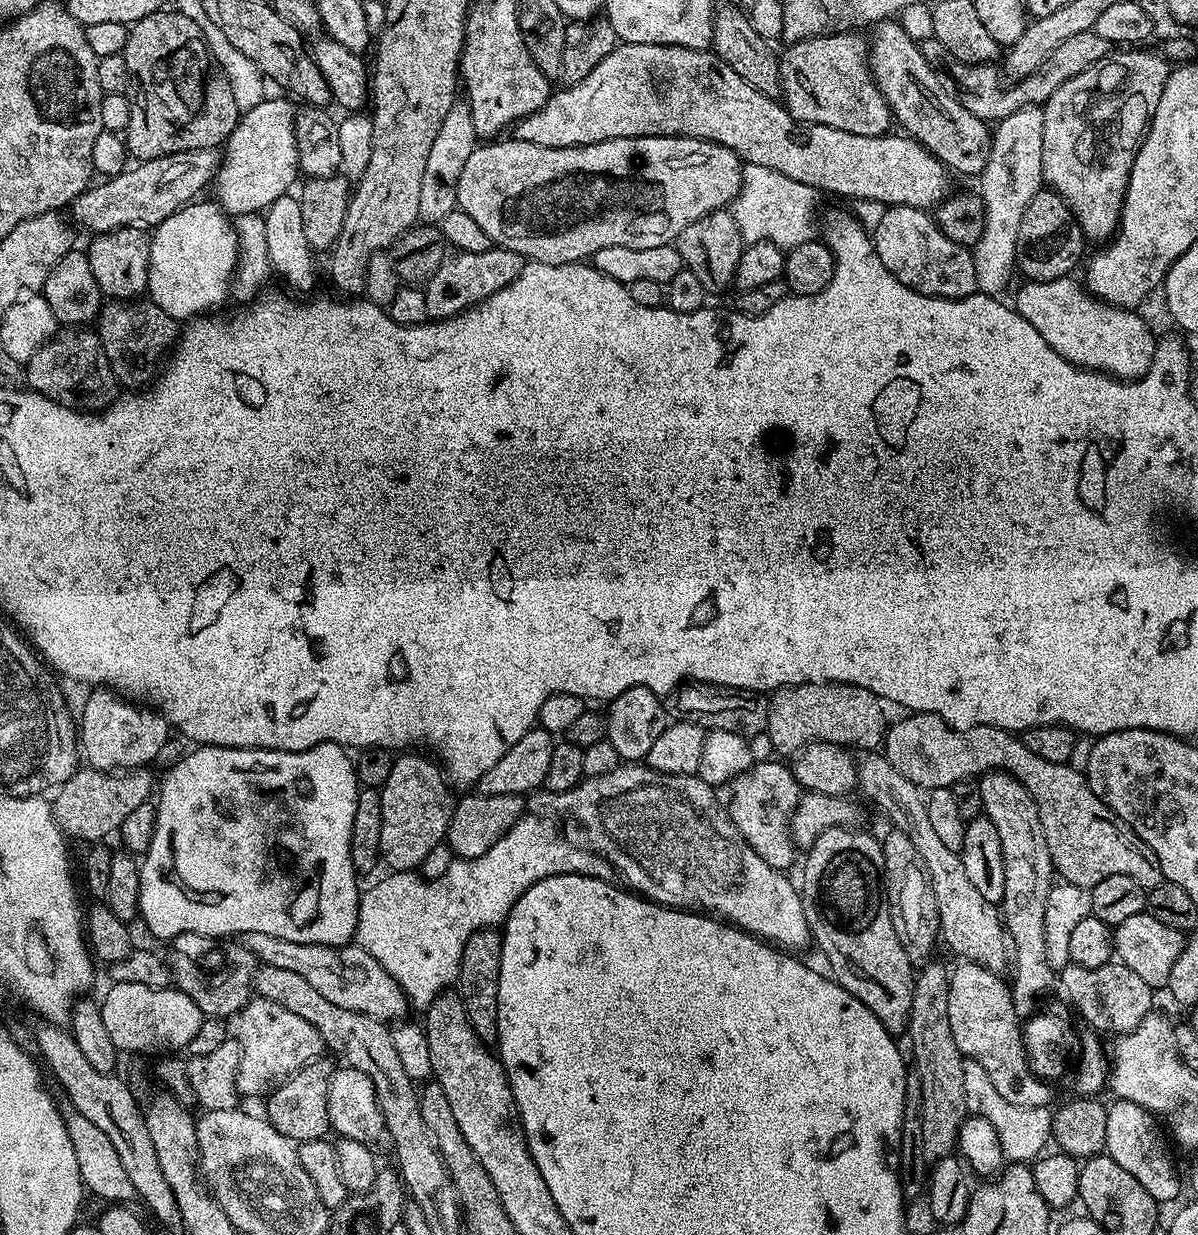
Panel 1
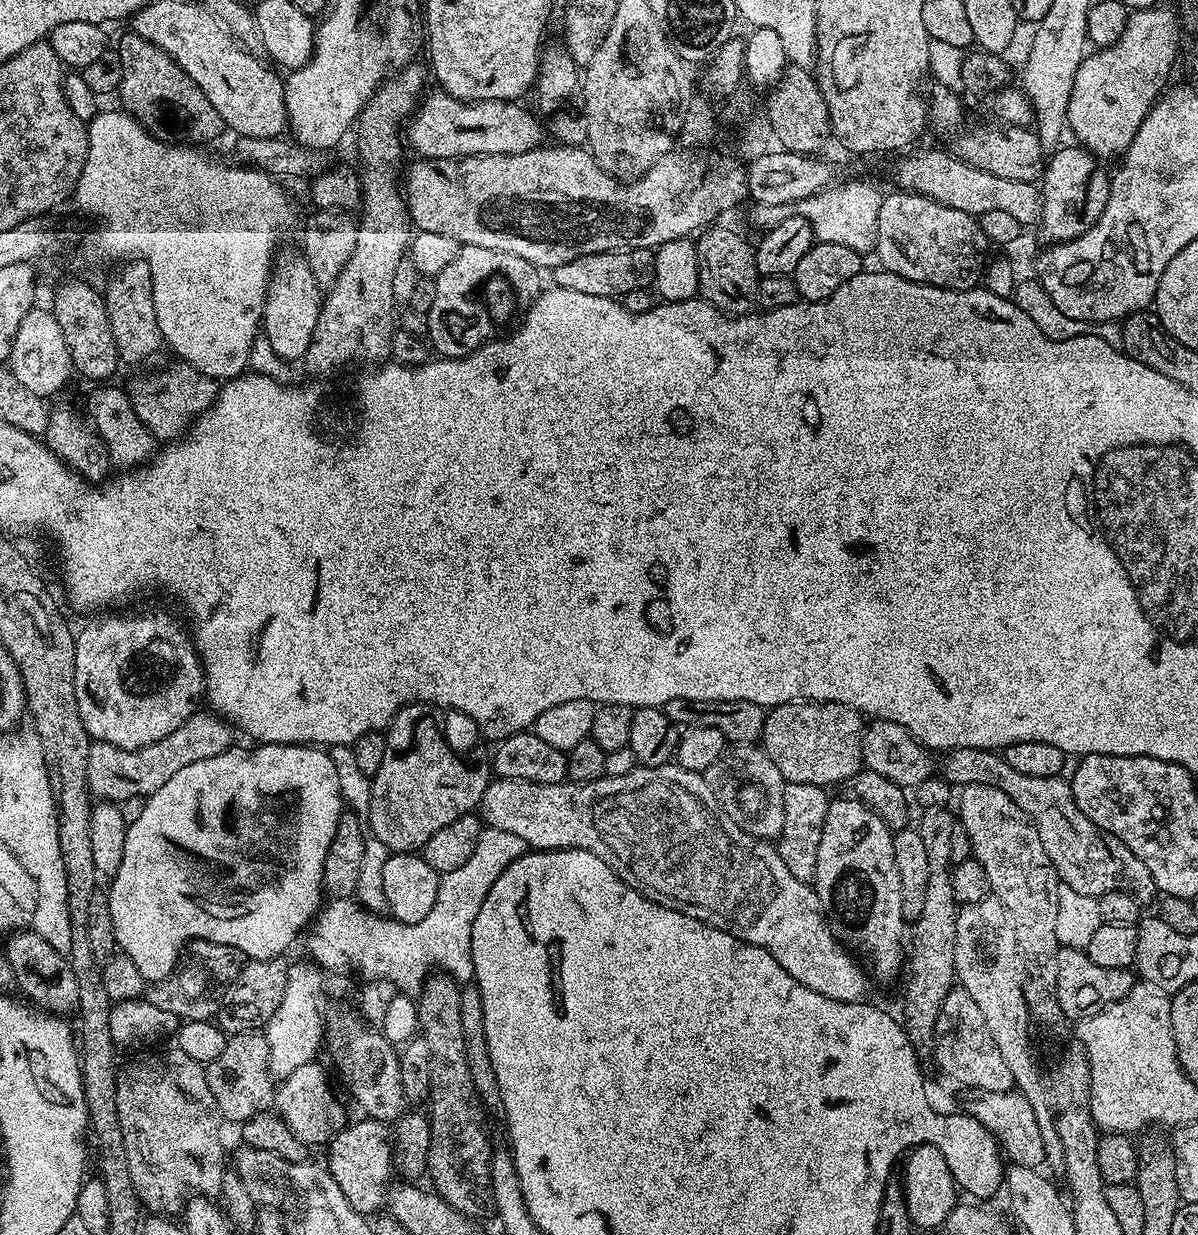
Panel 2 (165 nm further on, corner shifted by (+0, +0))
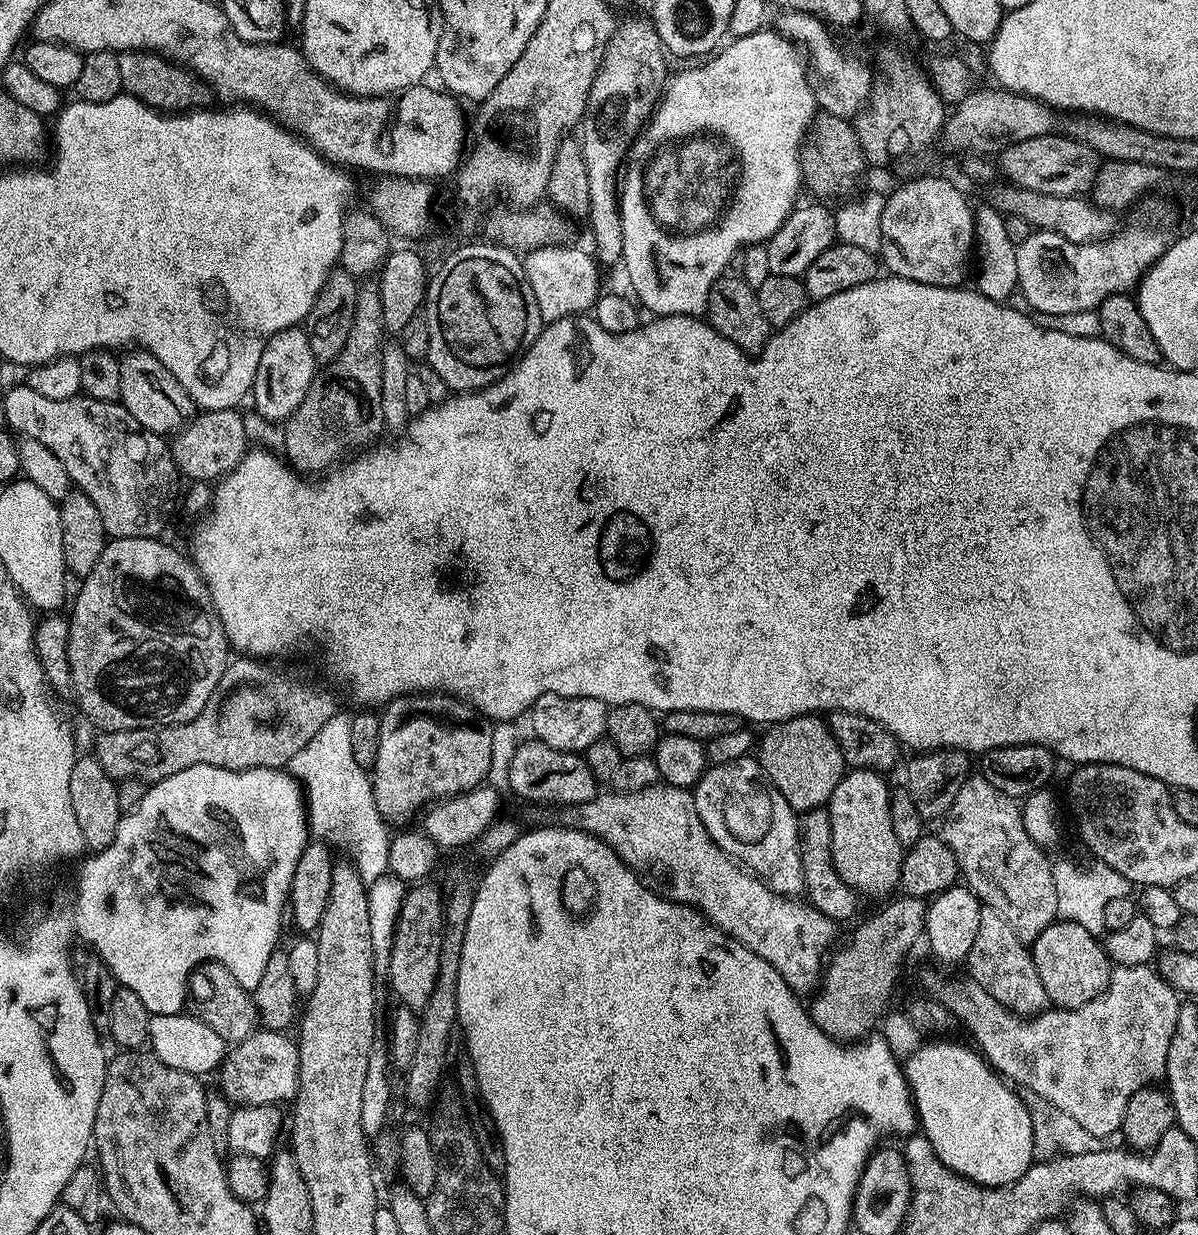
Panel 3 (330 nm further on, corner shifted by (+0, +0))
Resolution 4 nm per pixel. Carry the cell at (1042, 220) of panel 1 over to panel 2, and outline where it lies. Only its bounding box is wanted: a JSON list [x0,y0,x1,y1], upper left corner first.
[1038,146,1110,245]

